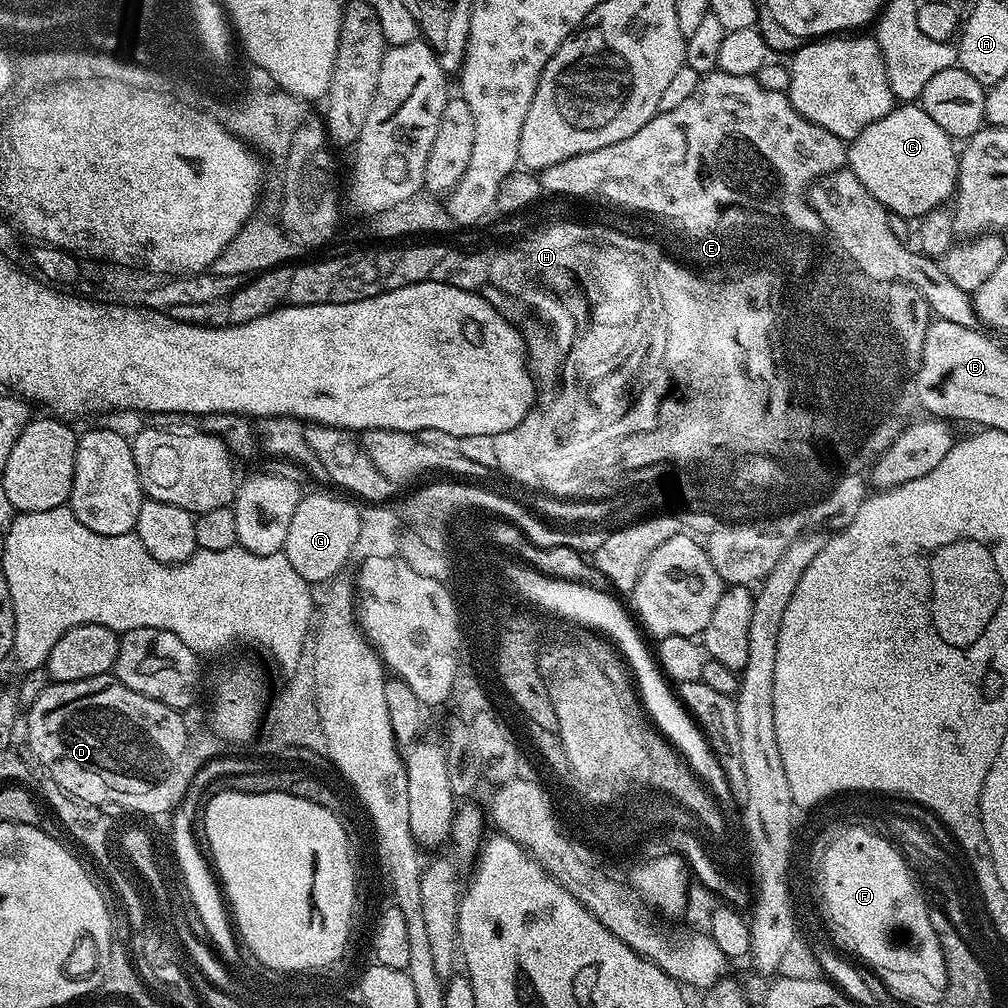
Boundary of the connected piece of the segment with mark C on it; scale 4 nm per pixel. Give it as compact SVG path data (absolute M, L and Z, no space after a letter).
M904 102L893 107L886 118L878 118L878 122L866 126L866 130L862 130L862 134L848 144L847 167L889 213L905 218L921 218L953 199L960 162L953 137L948 136L946 130L942 130L942 126L938 126L938 122L934 122L934 118L930 118L919 103Z

